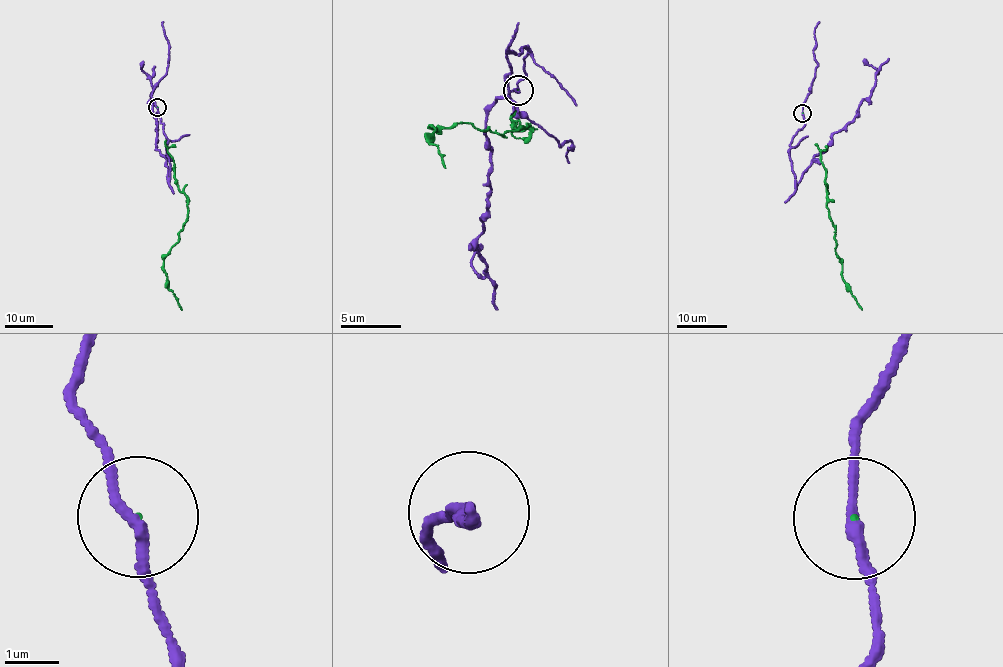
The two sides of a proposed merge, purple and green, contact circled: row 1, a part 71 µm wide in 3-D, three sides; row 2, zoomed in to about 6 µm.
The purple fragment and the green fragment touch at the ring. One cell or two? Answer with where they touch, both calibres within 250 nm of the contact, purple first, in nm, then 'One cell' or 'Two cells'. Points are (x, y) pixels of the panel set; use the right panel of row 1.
Place: (802, 113). Thickness 190 nm (purple) against 30 nm. Two cells

